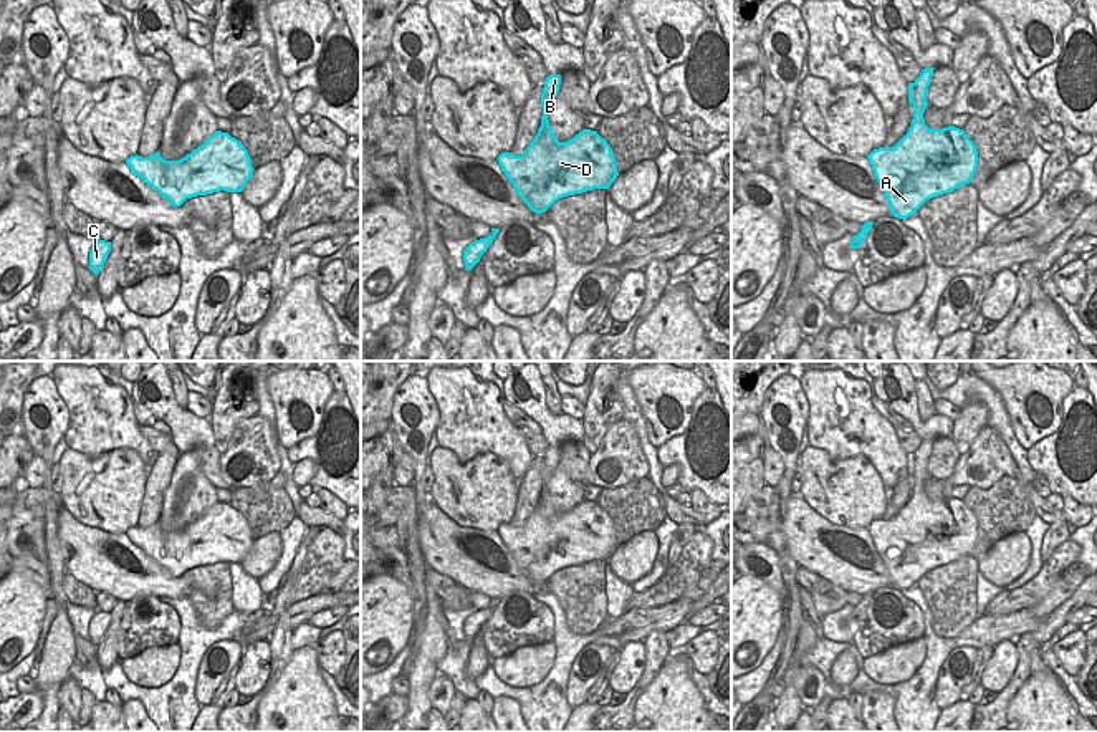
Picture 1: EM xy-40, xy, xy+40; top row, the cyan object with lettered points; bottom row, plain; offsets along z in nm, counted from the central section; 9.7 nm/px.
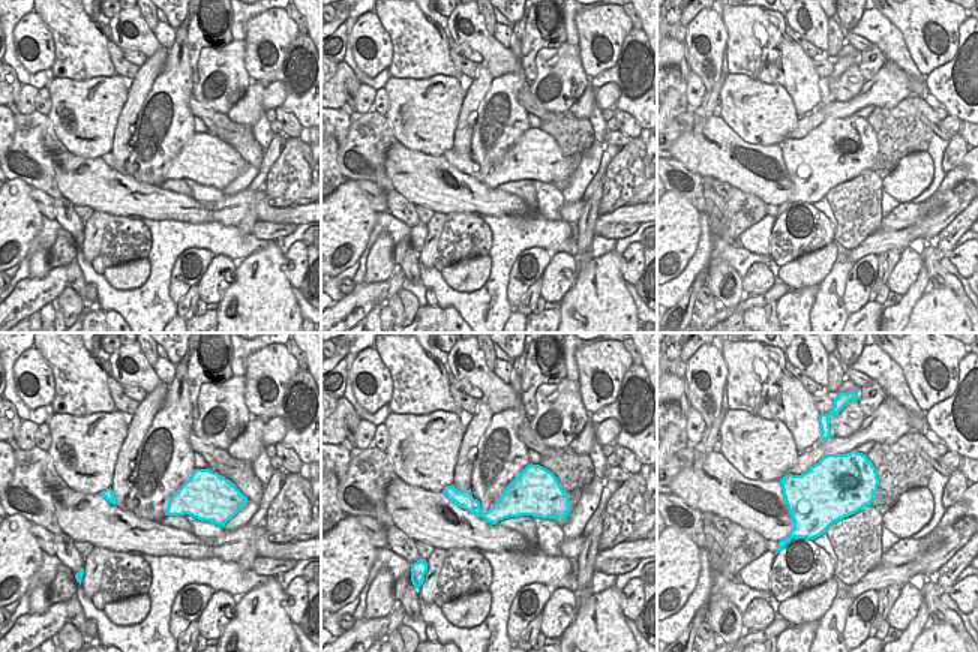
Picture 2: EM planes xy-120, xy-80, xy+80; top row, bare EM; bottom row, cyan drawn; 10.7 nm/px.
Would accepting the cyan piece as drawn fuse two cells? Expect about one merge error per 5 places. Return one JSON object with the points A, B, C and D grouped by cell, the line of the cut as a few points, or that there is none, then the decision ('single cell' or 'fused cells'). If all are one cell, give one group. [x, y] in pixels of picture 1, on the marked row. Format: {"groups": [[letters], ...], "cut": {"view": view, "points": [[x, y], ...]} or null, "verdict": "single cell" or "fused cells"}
{"groups": [["A", "B", "C", "D"]], "cut": null, "verdict": "single cell"}

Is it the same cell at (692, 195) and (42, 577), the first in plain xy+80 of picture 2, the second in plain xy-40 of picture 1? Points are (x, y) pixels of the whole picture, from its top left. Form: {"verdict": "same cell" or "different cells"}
{"verdict": "same cell"}

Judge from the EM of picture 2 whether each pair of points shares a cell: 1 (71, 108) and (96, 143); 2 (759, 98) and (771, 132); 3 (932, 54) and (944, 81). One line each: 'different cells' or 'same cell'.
1: same cell
2: same cell
3: different cells

